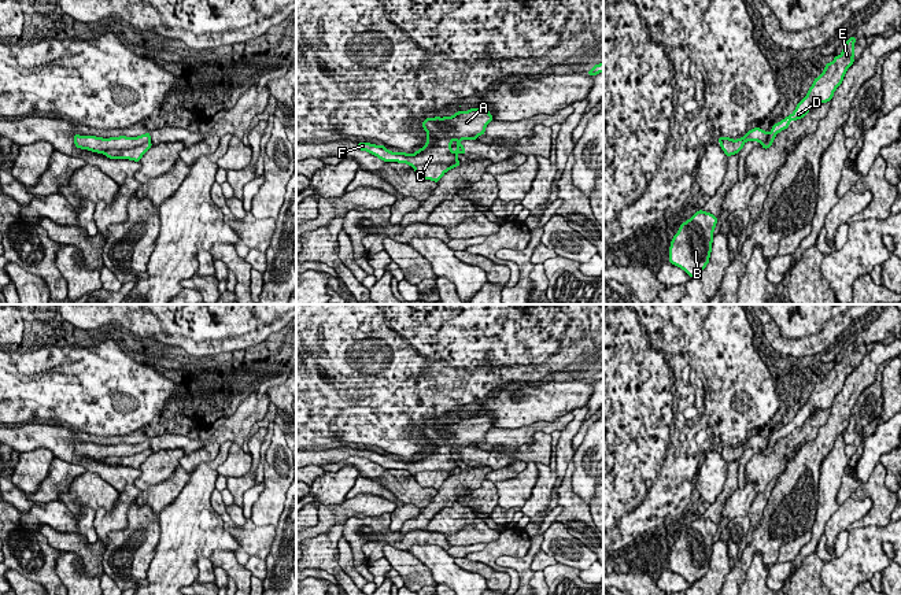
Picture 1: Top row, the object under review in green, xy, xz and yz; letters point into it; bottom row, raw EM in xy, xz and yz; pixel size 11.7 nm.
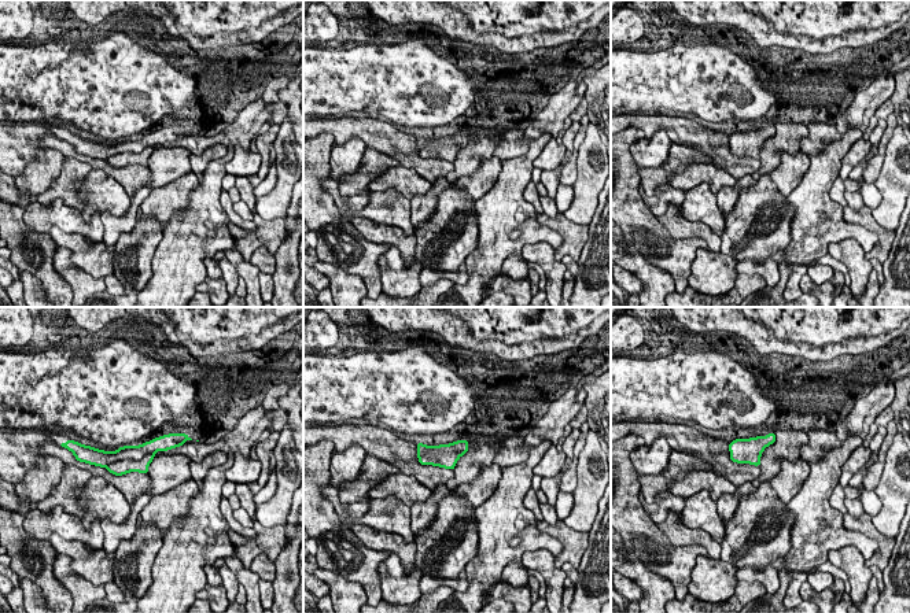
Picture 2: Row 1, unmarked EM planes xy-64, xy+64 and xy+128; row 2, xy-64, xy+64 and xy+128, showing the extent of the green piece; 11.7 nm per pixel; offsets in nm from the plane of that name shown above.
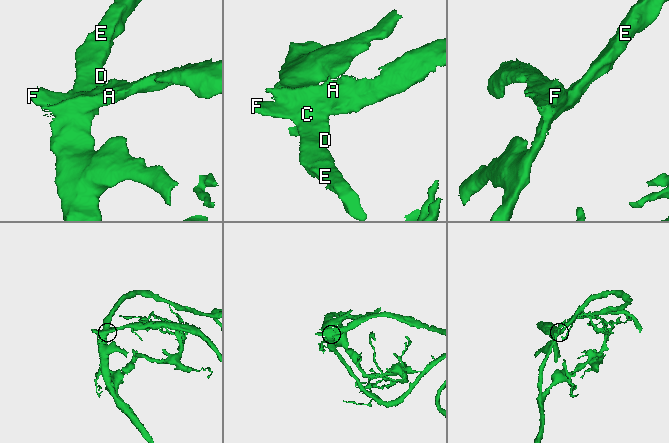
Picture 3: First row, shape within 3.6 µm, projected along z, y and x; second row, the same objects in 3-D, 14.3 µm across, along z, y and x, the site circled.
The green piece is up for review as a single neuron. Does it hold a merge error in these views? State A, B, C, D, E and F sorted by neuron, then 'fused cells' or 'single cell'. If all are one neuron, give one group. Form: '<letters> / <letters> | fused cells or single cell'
A C F / B D E | fused cells

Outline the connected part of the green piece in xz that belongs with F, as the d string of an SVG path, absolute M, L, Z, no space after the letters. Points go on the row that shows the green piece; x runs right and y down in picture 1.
M488 108L469 111L458 111L453 117L427 118L421 126L428 133L424 148L416 151L414 155L405 152L391 152L384 145L374 145L369 143L359 143L357 145L361 151L380 158L384 162L407 163L413 169L418 165L447 163L457 160L458 154L466 154L459 143L461 140L477 140L477 136L484 134L485 126L494 121Z

